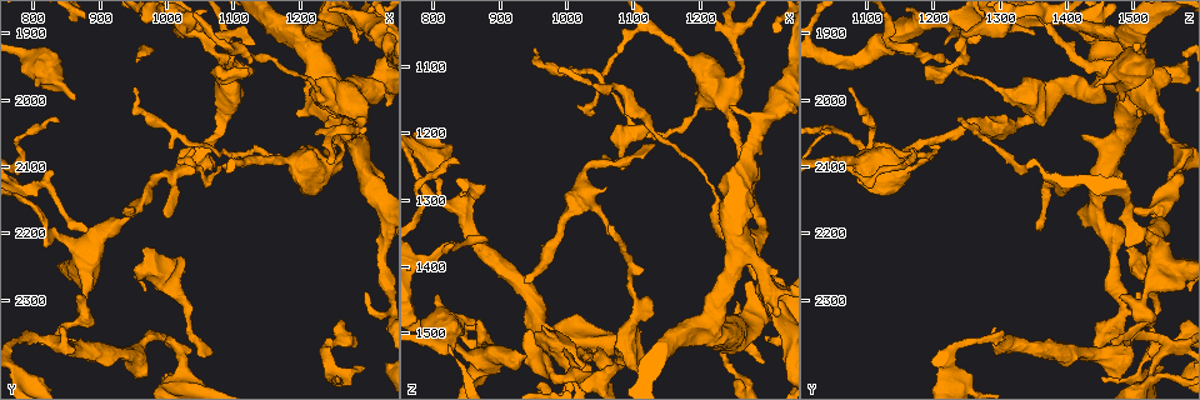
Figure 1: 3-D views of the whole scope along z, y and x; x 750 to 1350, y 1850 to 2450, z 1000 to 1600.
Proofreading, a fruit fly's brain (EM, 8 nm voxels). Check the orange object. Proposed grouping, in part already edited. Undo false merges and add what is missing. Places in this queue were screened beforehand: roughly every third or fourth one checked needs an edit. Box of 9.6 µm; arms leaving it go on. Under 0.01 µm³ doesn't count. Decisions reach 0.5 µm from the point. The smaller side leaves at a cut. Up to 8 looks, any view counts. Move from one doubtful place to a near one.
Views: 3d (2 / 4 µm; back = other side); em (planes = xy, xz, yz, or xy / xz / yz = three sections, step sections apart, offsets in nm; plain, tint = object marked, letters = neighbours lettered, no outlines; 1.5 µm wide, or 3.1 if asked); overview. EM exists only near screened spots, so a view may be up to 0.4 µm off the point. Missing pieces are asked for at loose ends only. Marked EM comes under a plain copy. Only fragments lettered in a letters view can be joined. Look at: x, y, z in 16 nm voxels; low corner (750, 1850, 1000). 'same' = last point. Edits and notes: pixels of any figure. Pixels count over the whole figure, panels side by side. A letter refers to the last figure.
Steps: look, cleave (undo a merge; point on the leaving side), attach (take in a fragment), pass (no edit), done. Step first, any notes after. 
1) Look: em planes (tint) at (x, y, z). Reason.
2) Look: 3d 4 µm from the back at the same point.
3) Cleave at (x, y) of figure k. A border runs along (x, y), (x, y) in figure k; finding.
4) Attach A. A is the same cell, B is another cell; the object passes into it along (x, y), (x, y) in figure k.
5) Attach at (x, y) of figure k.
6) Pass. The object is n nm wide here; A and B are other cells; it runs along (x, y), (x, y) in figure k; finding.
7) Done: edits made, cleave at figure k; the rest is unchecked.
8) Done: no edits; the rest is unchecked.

Look: em planes (letters) at (1295, 2405, 1545). Branch stops here.

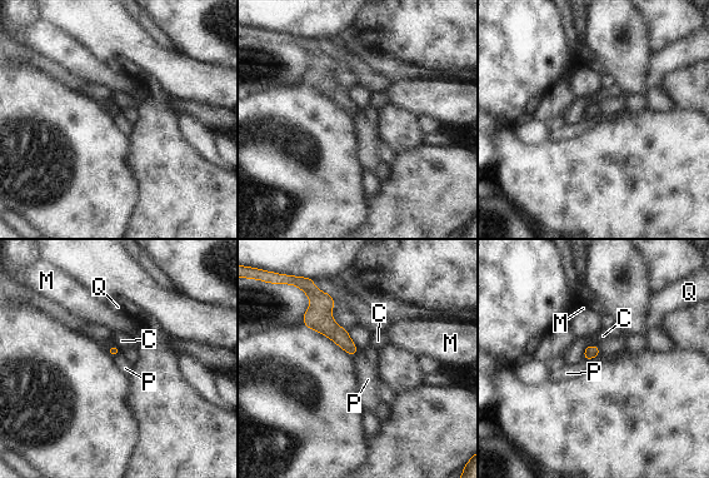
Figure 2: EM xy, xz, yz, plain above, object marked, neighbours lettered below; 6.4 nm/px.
Pass. The longest contact is with P, 120 nm; C, M, P and Q are other cells; none of them fits.

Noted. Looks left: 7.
Look: em xy step 8 (tint) at (840, 2035, 1245). End of a long branch.

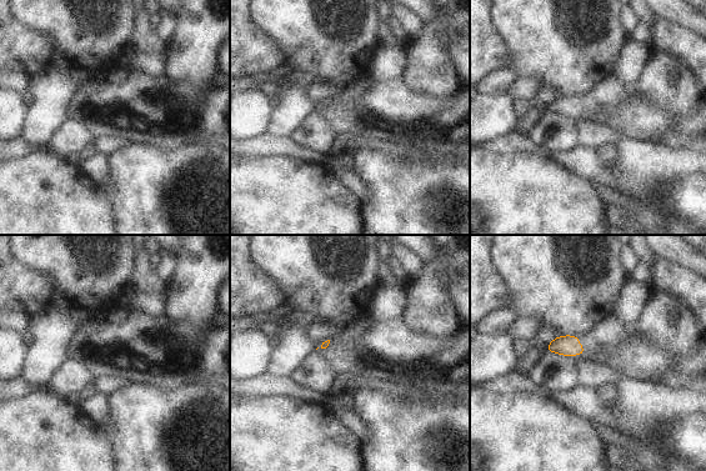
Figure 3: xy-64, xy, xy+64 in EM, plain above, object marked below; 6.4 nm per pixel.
Look: em xz step 8 (letters) at the same point.

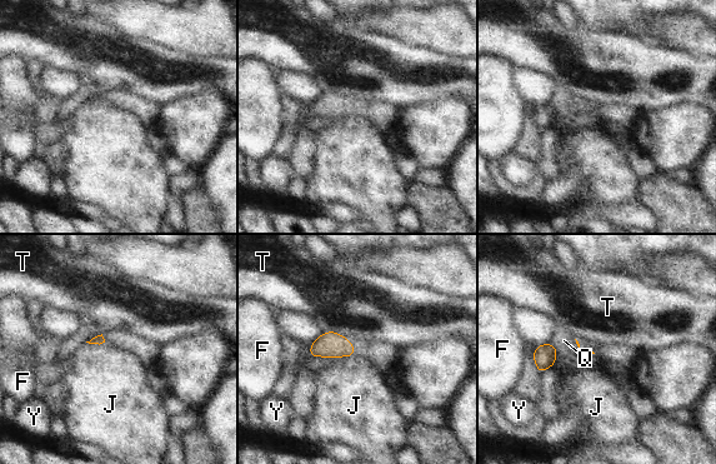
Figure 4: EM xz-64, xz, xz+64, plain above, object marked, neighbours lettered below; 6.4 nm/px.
Pass. F, J, Q, T and Y are other cells; a border runs along (353, 354), (330, 358) in figure 4; no lettered fragment goes on from it.

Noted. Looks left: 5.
Look: em xz step 4 (letters) at (855, 2380, 1300). Free end.

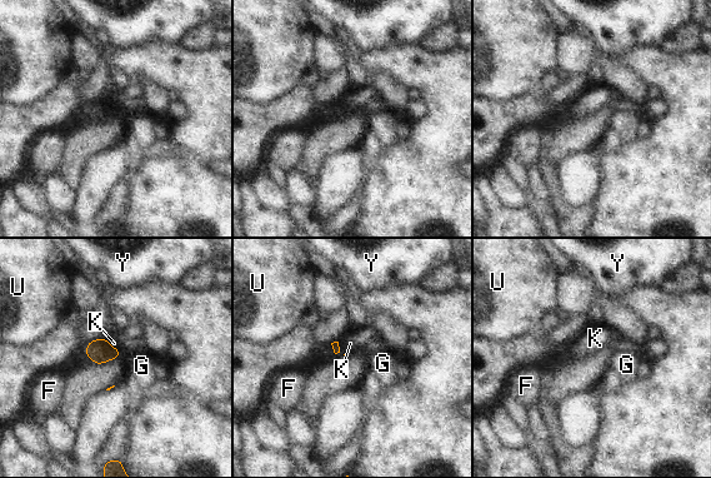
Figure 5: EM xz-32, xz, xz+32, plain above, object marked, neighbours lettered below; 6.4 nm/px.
Look: em planes (letters) at the same point.

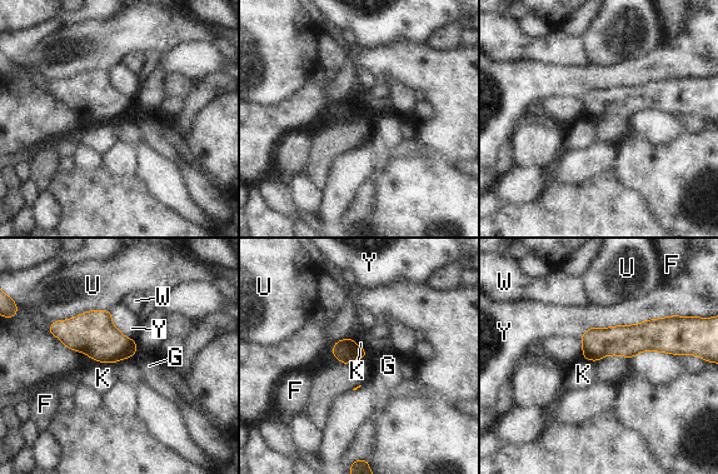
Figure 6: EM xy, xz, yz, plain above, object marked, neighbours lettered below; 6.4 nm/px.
Pass. The object is 150 nm wide here; F, G, K, U, W and Y are other cells; a border runs along (352, 338), (359, 347), (367, 350) in figure 6; no lettered fragment goes on from it.

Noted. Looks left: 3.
Done: no edits; the rest is unchecked.

